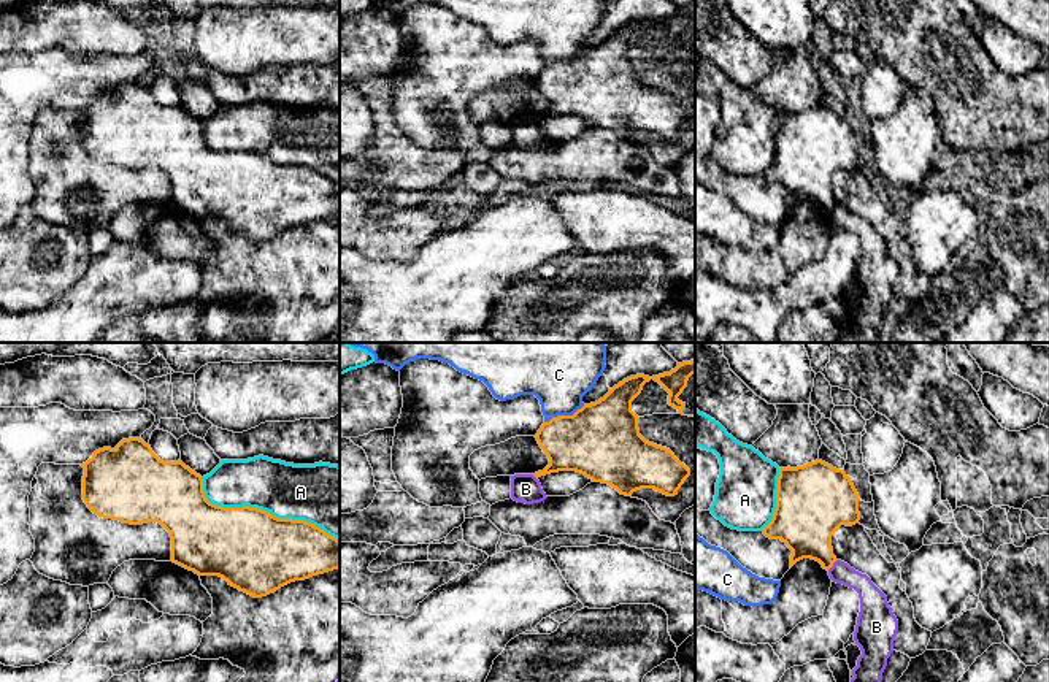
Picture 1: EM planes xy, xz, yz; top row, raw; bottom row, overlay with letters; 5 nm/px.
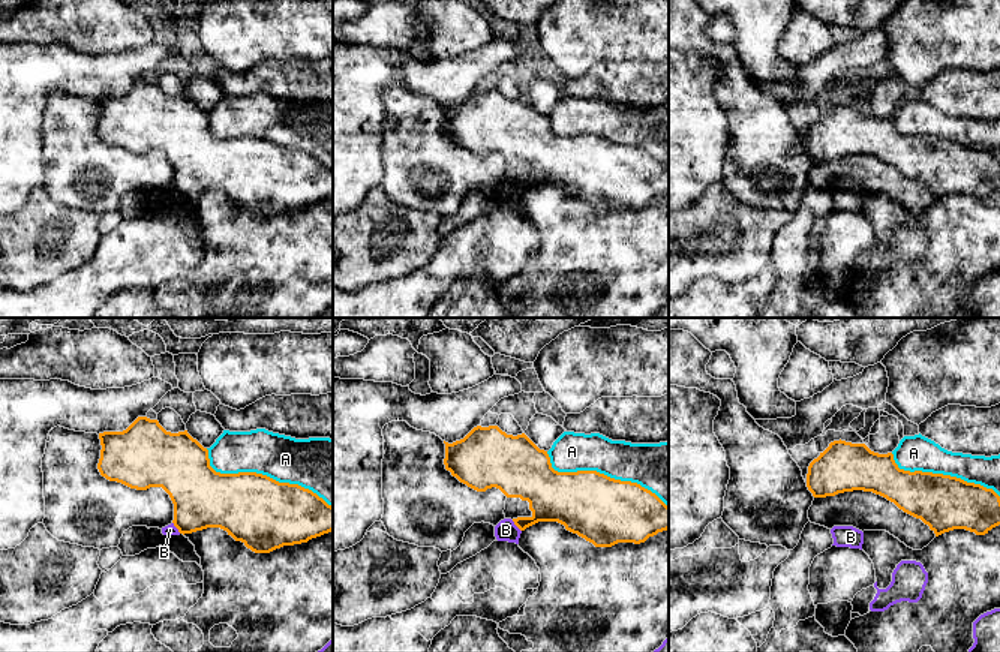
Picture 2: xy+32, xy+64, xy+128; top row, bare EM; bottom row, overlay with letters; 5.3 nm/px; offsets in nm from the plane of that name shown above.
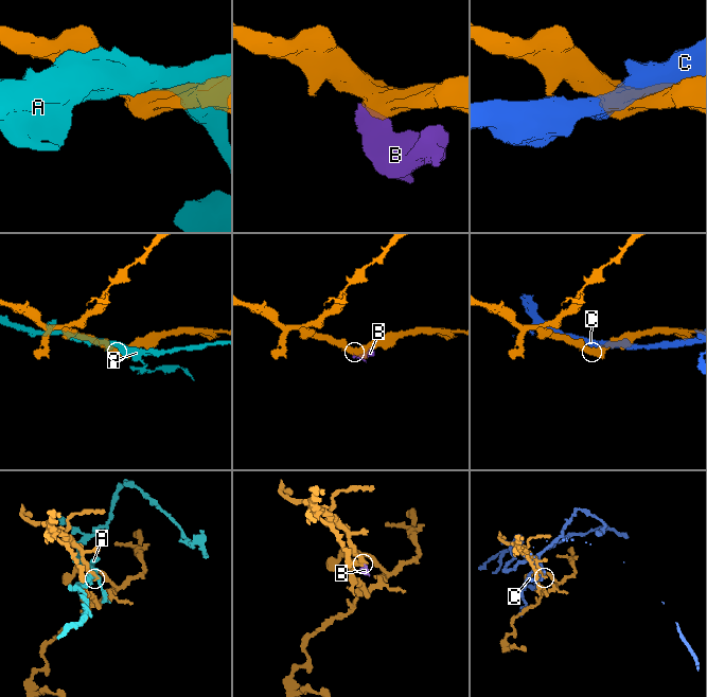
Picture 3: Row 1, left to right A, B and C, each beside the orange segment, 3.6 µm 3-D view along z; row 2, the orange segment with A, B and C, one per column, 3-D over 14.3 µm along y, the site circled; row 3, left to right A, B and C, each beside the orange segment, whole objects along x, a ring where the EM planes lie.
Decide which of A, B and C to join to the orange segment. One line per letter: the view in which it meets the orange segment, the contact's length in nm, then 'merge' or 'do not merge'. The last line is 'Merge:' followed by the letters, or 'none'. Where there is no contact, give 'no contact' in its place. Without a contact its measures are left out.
A: xy | 750 nm | do not merge
B: yz | 80 nm | do not merge
C: xz | 220 nm | do not merge
Merge: none

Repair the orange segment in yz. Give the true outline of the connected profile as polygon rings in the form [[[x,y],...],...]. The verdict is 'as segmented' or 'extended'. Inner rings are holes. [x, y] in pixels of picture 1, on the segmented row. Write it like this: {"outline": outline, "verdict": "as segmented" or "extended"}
{"outline": [[[816,460],[797,468],[779,468],[776,509],[762,530],[790,550],[790,568],[811,558],[830,569],[836,561],[832,536],[841,527],[859,523],[859,493],[844,473]]], "verdict": "as segmented"}

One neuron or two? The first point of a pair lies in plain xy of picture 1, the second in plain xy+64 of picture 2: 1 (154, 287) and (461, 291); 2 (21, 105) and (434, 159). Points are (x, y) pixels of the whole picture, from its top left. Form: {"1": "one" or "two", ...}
{"1": "two", "2": "two"}

